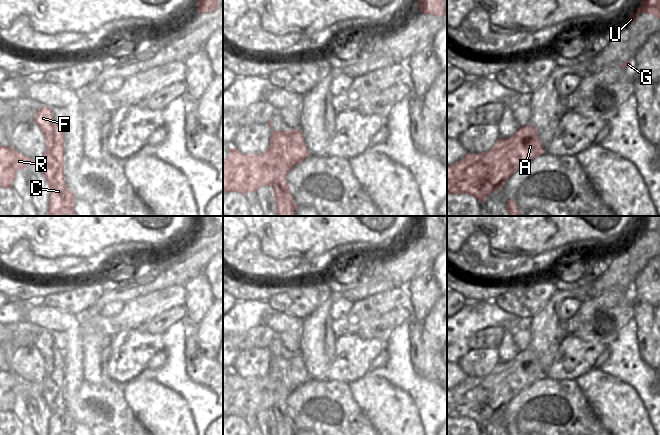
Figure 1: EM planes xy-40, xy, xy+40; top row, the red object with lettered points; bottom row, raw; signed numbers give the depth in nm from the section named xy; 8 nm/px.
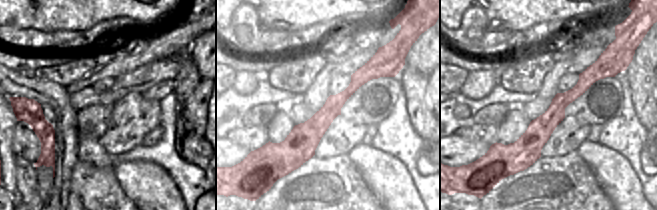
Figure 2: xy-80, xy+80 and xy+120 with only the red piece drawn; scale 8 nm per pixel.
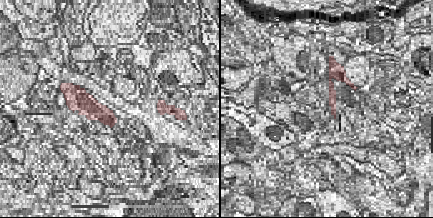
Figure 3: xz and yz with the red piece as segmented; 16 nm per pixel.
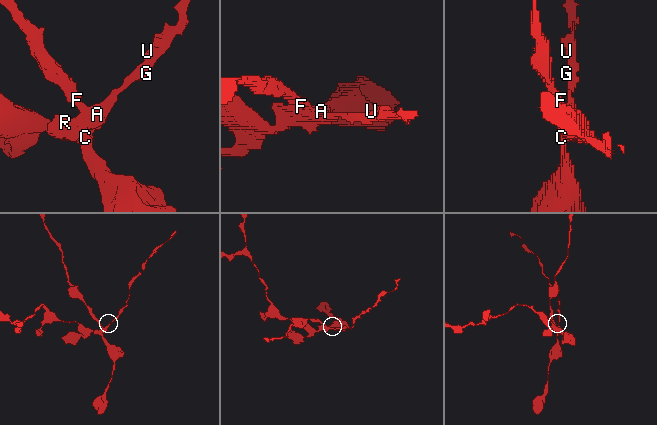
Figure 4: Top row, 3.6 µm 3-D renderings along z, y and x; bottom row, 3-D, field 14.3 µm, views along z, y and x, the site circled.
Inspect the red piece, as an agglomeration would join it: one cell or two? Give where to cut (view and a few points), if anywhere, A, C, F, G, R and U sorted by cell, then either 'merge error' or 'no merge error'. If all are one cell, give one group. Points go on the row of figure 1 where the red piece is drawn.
cut xy (287, 130), (286, 150), (290, 169); groups A G R U / C F; merge error

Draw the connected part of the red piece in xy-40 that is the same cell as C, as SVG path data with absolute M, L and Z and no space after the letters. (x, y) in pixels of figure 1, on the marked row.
M43 106L36 113L34 123L38 125L46 141L47 153L44 157L44 171L50 187L48 216L76 216L74 213L74 194L68 189L64 179L64 131L52 120L52 111Z

